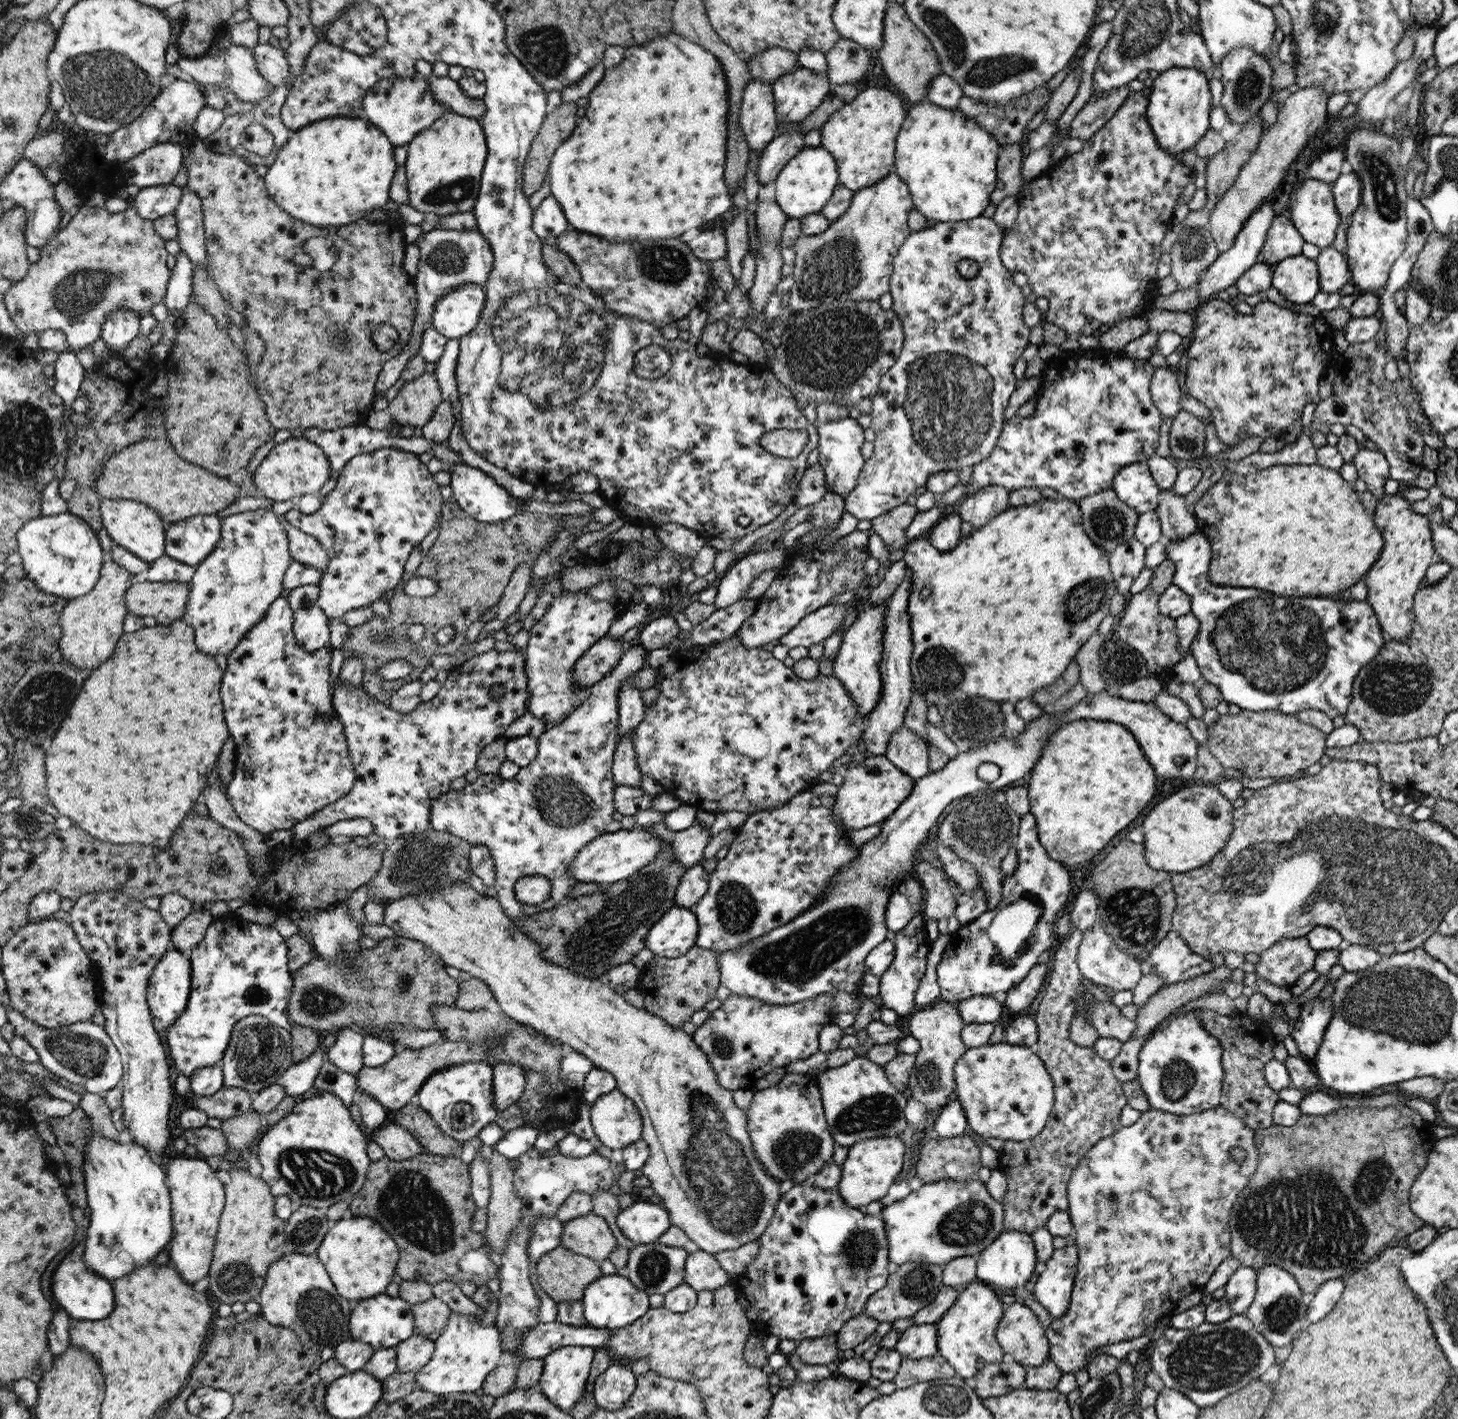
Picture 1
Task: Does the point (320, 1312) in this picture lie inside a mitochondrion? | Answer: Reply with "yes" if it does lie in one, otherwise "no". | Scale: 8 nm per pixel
yes

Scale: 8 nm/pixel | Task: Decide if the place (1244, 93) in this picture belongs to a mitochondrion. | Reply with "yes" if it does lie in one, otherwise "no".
yes

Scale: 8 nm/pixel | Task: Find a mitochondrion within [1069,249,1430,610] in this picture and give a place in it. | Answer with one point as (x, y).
(1107, 523)

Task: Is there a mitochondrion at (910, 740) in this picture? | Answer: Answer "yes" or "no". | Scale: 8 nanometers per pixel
no

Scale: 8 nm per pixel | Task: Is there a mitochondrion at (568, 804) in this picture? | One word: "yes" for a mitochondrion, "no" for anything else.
yes

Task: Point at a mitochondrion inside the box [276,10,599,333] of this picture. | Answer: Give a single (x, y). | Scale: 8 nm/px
(544, 49)

